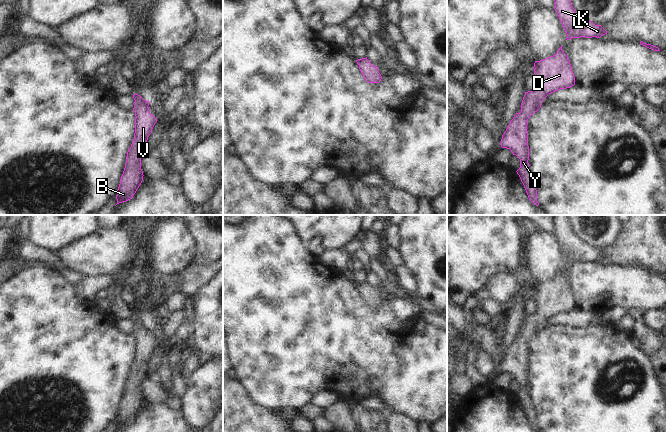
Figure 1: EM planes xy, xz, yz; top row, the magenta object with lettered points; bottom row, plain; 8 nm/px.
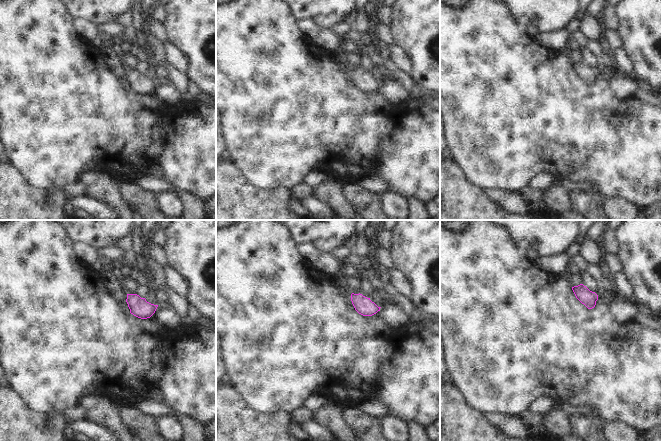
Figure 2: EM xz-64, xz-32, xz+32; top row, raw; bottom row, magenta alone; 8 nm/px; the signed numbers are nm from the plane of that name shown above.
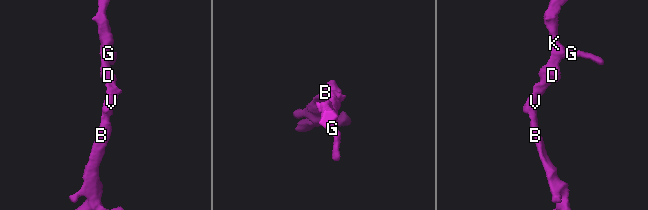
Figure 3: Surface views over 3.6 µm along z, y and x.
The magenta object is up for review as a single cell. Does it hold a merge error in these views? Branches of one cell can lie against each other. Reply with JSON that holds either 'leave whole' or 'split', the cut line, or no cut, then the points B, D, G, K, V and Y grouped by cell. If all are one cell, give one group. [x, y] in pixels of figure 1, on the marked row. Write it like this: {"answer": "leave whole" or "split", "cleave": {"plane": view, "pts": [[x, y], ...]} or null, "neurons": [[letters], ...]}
{"answer": "leave whole", "cleave": null, "neurons": [["B", "D", "G", "K", "V", "Y"]]}

